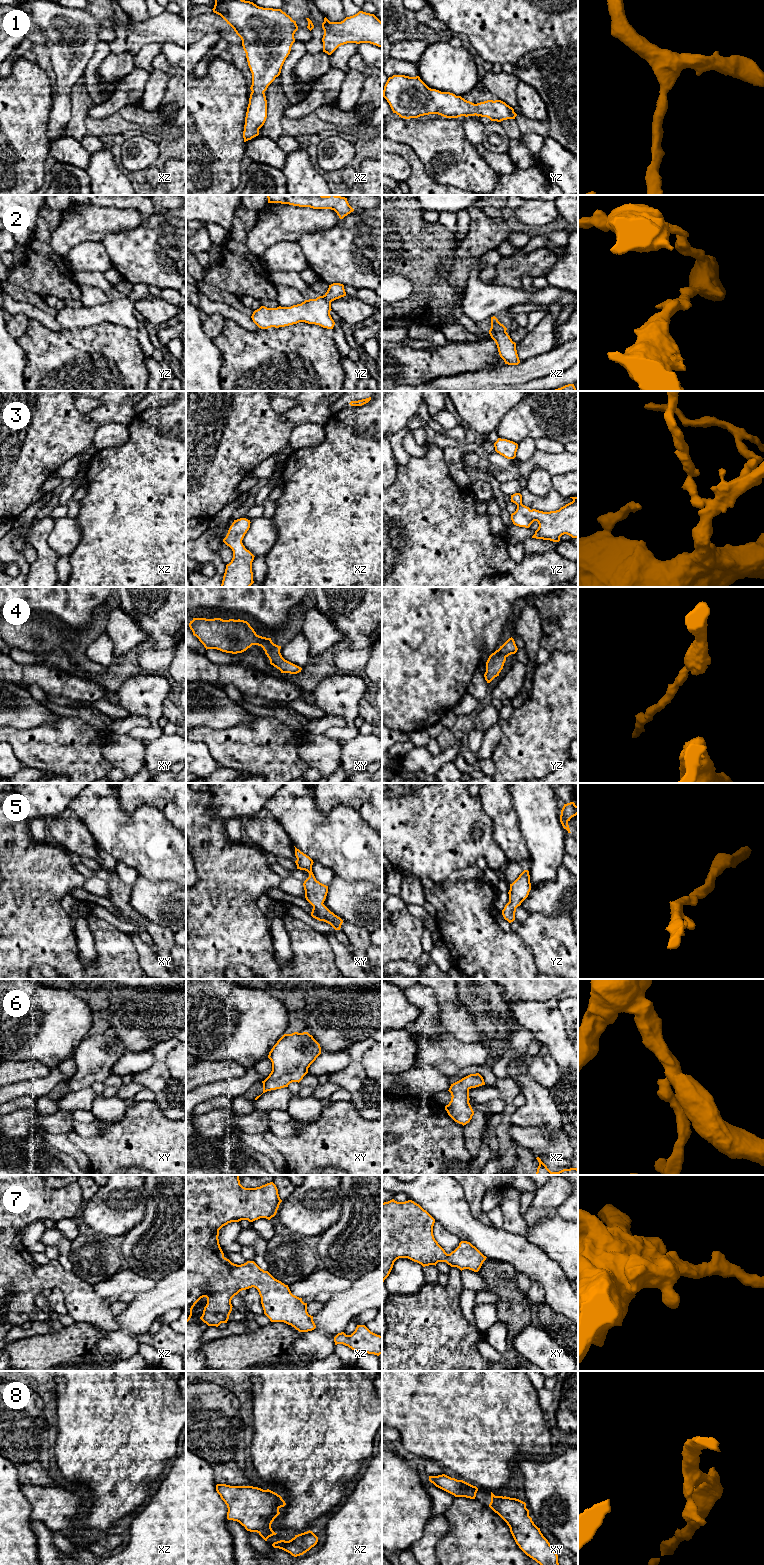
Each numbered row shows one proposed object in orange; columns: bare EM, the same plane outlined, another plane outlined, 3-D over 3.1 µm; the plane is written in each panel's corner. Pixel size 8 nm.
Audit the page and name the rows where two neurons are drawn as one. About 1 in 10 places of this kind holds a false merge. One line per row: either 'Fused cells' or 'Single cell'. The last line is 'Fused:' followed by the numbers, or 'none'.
1: Single cell
2: Single cell
3: Single cell
4: Single cell
5: Single cell
6: Single cell
7: Single cell
8: Single cell
Fused: none

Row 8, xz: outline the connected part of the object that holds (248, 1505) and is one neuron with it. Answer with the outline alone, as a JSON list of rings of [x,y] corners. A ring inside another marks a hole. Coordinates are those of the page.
[[[217,1484],[216,1491],[228,1508],[227,1519],[239,1522],[247,1531],[257,1532],[265,1541],[276,1535],[271,1524],[280,1514],[279,1509],[286,1505],[285,1501],[277,1493],[267,1489],[263,1490],[253,1486],[230,1486]]]

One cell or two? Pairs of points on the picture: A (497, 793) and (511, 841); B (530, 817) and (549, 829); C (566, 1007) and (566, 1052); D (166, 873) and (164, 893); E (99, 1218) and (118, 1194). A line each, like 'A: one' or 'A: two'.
A: one
B: one
C: two
D: two
E: one

